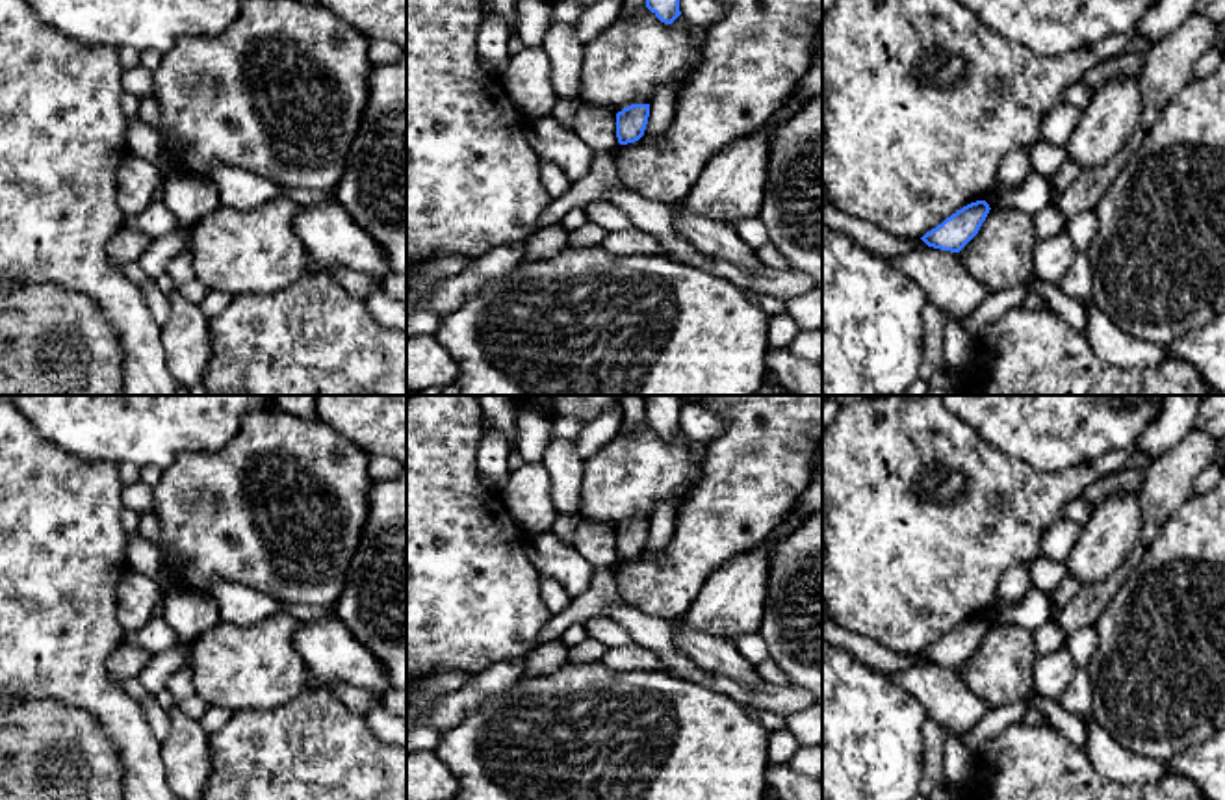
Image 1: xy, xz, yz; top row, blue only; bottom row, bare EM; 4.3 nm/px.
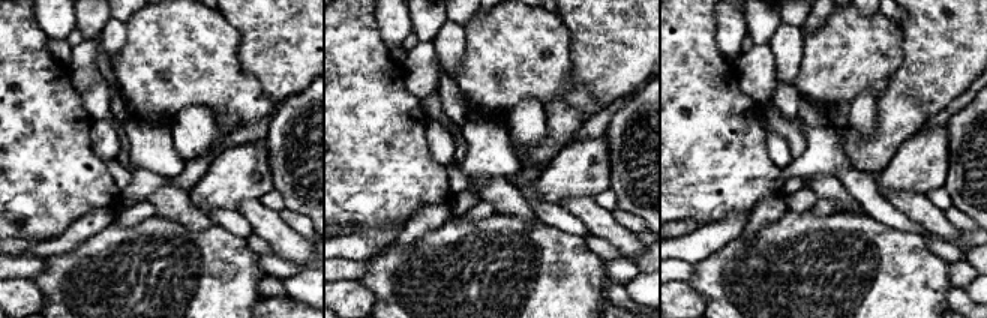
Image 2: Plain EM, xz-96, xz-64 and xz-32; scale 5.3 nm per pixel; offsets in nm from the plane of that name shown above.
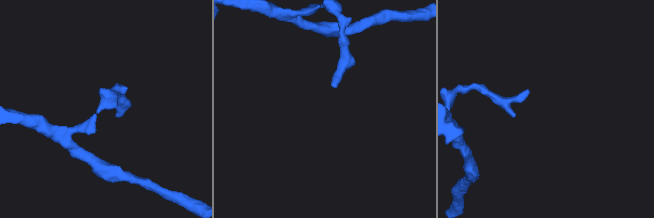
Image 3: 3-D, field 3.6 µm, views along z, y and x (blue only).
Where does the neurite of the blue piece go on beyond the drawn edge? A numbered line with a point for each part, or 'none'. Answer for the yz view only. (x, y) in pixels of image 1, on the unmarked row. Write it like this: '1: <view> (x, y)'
none

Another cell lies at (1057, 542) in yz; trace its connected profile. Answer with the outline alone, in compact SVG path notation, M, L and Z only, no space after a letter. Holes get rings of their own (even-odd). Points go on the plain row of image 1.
M1062 518L1049 527L1039 540L1039 555L1051 561L1065 562L1080 535L1080 525Z

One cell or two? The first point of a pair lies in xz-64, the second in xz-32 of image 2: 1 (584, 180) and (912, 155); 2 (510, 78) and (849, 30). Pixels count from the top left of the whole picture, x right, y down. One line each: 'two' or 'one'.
1: one
2: one

